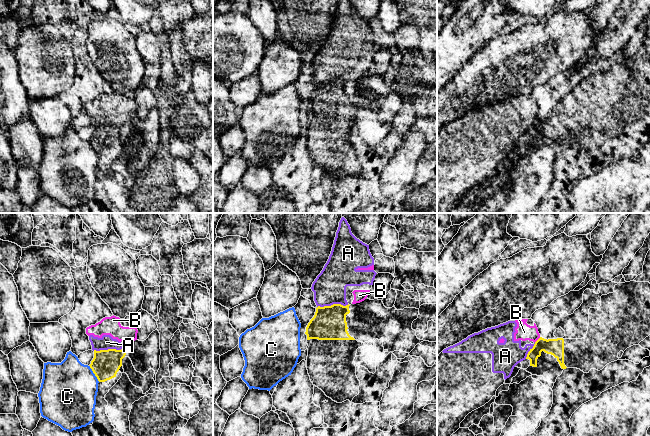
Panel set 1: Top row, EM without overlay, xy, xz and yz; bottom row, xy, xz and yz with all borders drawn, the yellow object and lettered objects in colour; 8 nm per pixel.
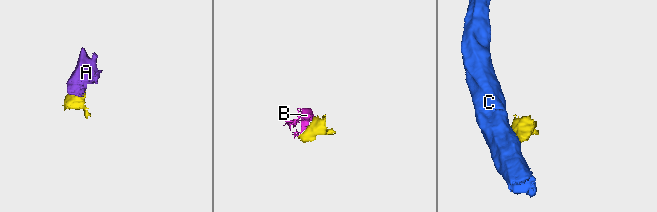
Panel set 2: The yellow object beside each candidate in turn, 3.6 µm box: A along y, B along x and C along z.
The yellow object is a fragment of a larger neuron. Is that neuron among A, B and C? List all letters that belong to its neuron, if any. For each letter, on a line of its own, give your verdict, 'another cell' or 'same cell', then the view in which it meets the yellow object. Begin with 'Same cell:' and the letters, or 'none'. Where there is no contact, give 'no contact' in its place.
Same cell: none
A: another cell | xz
B: another cell | yz
C: another cell | xy

